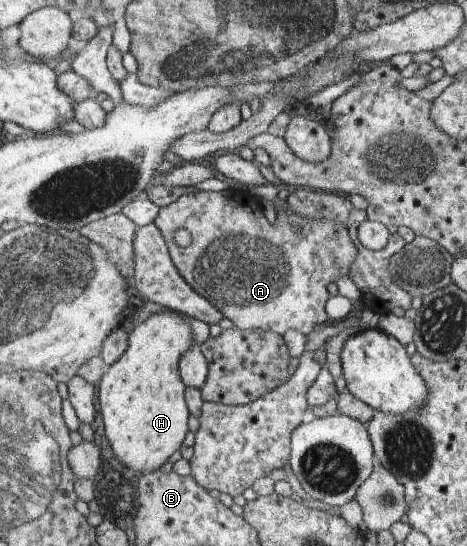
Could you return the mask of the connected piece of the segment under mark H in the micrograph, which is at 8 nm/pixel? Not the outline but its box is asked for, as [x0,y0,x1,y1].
[99,310,194,473]

